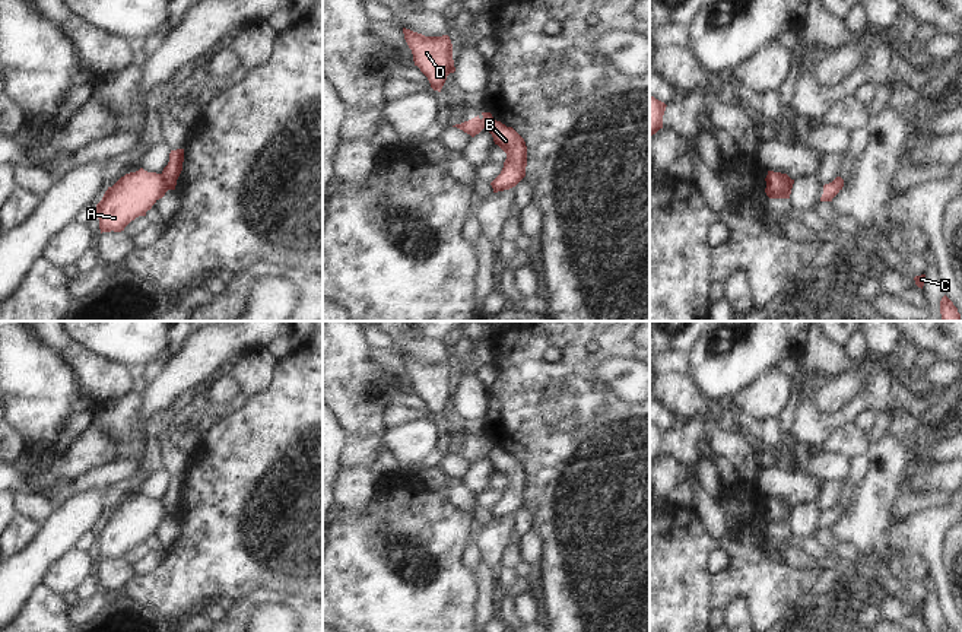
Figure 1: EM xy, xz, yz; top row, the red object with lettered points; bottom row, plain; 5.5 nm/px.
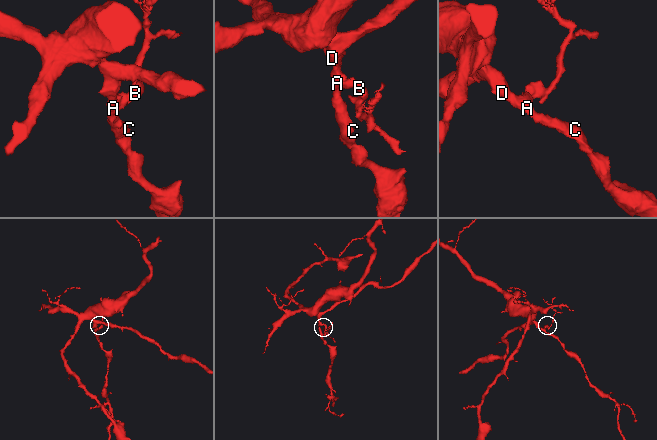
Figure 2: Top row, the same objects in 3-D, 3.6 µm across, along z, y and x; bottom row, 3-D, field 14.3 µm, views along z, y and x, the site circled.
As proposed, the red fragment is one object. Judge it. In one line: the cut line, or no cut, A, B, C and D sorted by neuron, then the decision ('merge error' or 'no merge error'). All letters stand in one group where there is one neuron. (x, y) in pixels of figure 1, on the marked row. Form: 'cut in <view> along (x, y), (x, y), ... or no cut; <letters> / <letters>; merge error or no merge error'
cut in xy along (161, 174), (168, 189); A C D / B; merge error

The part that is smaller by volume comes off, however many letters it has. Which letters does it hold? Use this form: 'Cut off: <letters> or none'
Cut off: B.

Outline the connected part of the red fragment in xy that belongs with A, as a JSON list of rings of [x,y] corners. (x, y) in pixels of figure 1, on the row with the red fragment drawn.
[[[140,168],[126,174],[112,187],[108,187],[96,204],[96,217],[102,232],[121,232],[139,216],[165,196],[168,185],[162,174],[147,172]]]

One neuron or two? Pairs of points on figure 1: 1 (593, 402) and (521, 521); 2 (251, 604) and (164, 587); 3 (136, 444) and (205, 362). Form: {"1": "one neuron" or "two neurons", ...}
{"1": "two neurons", "2": "two neurons", "3": "one neuron"}

